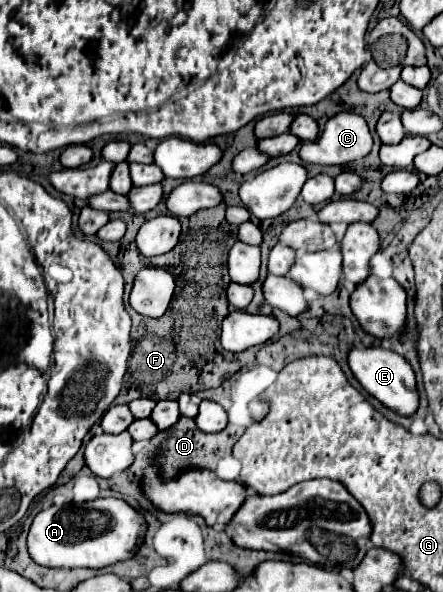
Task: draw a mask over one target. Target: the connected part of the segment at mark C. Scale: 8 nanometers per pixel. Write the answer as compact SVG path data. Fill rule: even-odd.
M339 113L331 117L323 129L323 133L315 141L303 141L301 143L301 159L305 163L317 163L317 165L347 165L351 161L357 161L365 157L373 147L373 137L367 127L367 121L357 113Z

